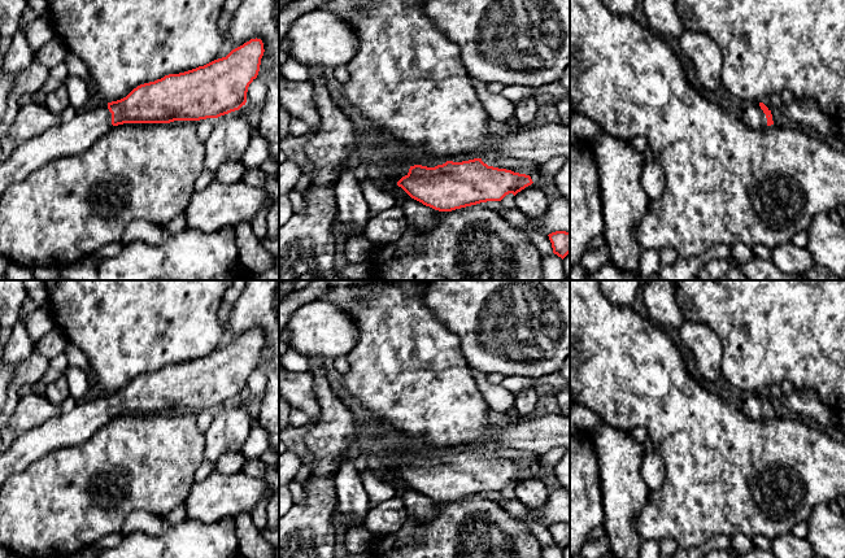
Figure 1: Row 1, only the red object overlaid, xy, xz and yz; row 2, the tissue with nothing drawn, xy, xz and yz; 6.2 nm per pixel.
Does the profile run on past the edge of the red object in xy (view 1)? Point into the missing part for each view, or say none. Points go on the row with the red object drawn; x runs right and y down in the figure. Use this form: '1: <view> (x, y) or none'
1: xy (77, 135)

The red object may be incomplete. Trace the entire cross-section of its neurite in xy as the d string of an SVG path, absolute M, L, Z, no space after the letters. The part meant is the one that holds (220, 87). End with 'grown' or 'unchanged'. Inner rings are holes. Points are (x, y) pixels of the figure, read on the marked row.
M251 39L232 49L226 57L214 60L204 66L179 74L169 74L154 82L140 84L126 97L117 101L91 104L88 108L79 110L71 121L25 141L5 162L0 164L0 196L8 187L22 182L51 161L87 151L113 126L200 121L218 118L239 110L247 103L249 84L258 75L263 52L262 40Z; grown

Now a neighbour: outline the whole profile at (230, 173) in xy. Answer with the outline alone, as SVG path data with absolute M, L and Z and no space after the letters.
M240 161L227 162L218 167L215 173L215 180L232 184L243 180L245 166Z

